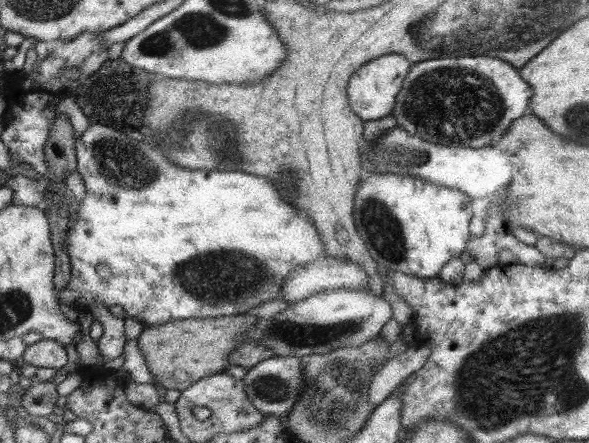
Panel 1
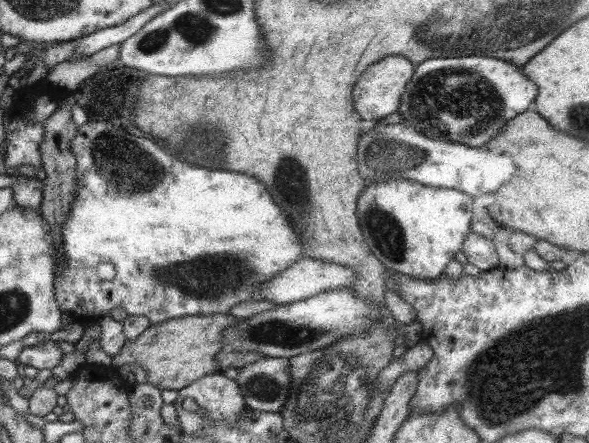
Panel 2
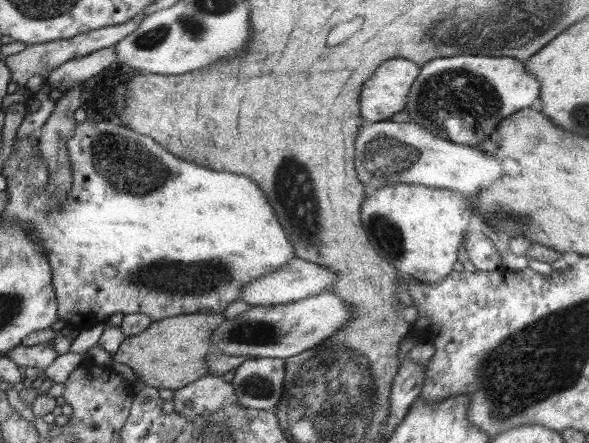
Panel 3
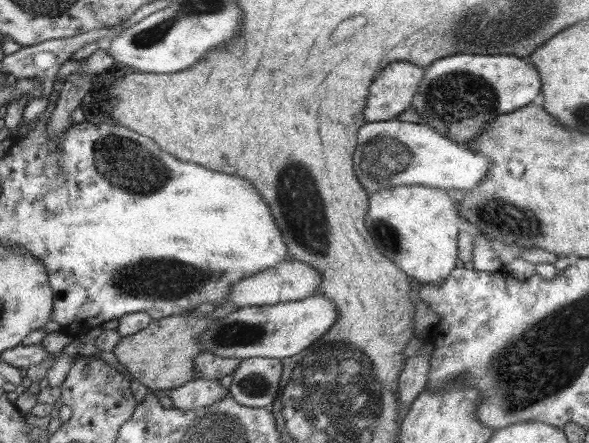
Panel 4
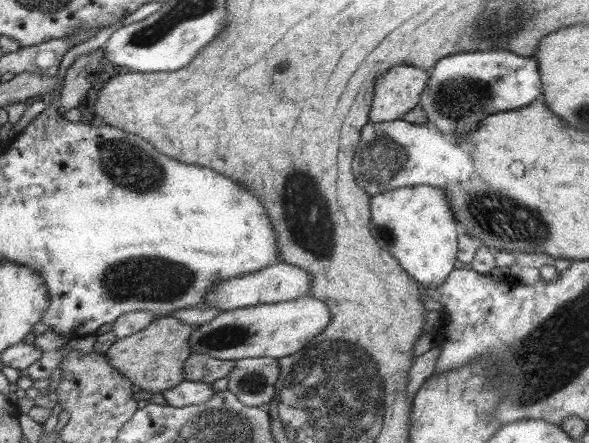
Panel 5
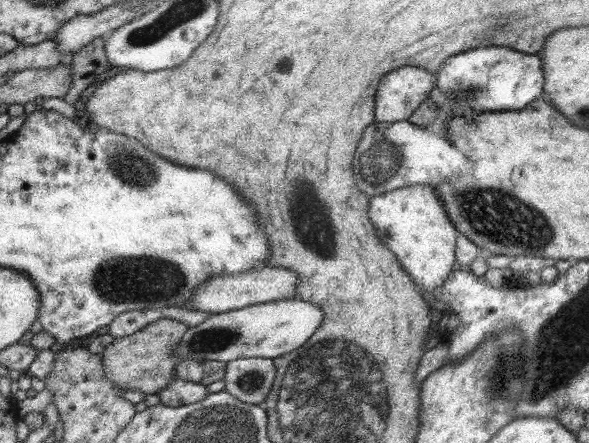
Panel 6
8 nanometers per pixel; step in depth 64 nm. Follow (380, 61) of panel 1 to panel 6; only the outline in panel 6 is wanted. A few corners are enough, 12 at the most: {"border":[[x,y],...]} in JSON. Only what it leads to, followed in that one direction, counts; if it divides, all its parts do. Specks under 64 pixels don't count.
{"border":[[414,66],[380,80],[376,122],[407,121],[436,76]]}

